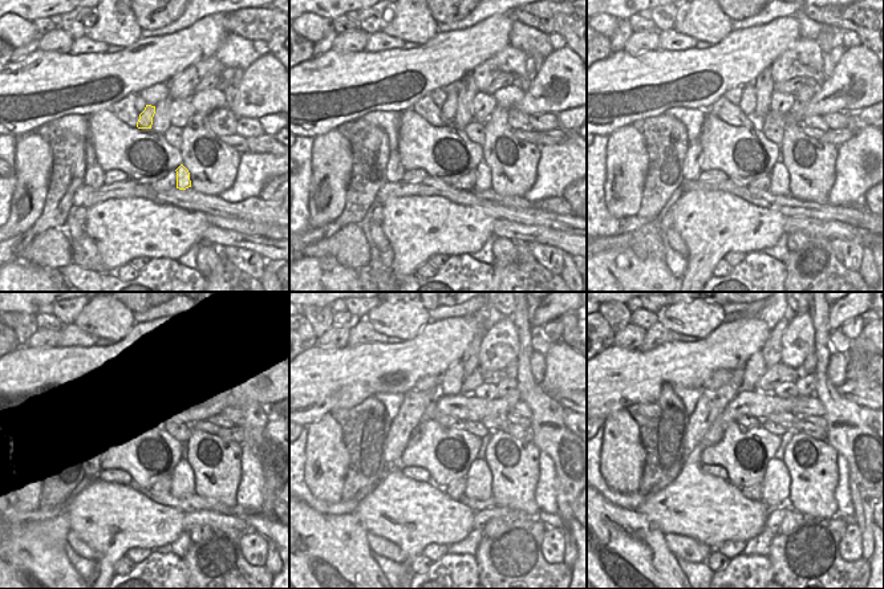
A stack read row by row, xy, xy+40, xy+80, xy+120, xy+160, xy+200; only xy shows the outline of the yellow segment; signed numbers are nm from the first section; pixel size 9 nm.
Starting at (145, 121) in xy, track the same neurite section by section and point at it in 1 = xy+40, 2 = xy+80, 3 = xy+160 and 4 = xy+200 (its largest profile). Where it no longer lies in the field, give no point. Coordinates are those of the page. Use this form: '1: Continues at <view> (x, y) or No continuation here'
1: Continues at xy+40 (450, 105)
2: Continues at xy+80 (747, 104)
3: Continues at xy+160 (450, 381)
4: Continues at xy+200 (754, 368)

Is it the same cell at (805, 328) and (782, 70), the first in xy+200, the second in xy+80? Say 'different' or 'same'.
same

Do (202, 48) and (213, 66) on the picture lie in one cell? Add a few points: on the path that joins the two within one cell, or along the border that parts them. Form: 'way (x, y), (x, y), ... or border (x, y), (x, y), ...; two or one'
border (214, 55), (190, 64), (181, 72); two

